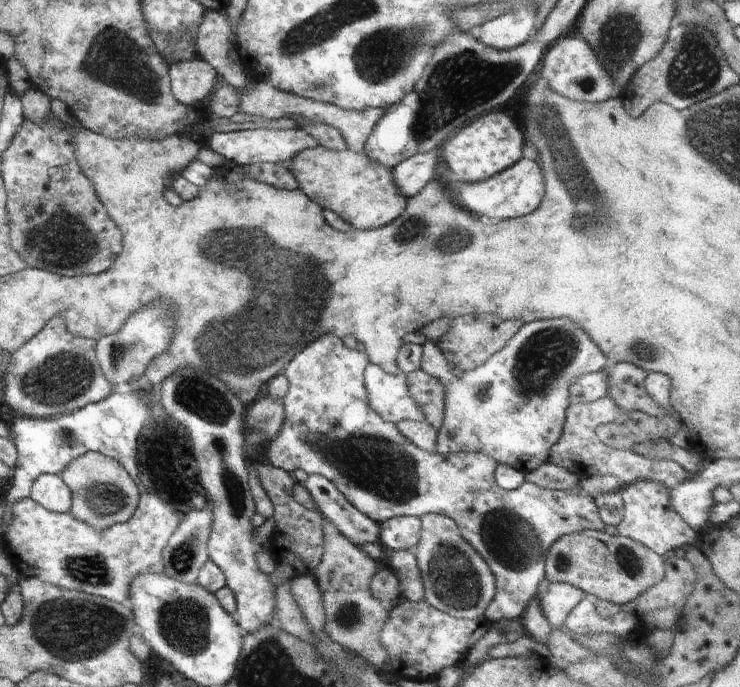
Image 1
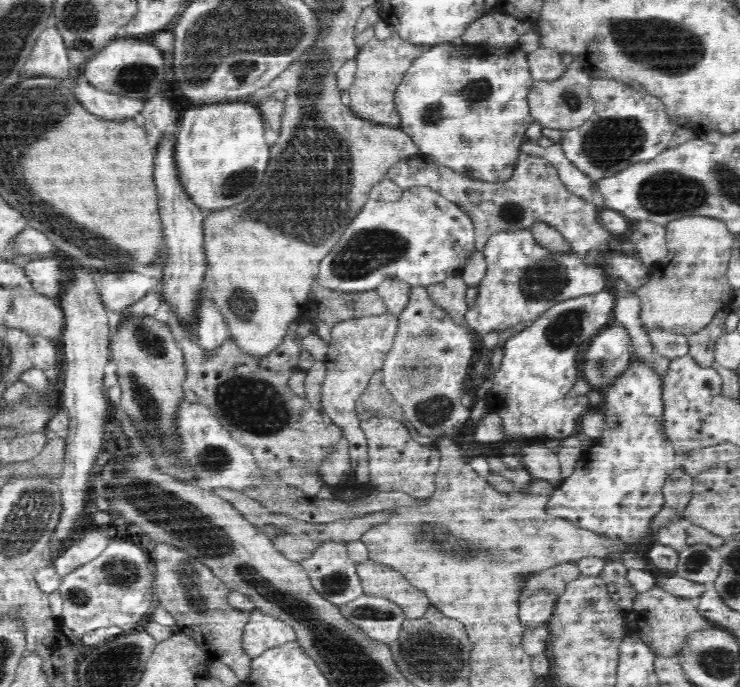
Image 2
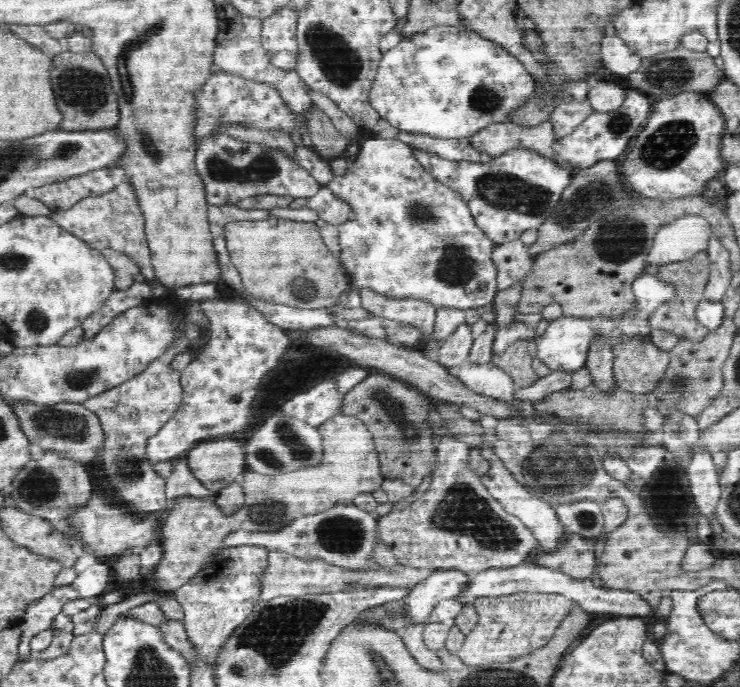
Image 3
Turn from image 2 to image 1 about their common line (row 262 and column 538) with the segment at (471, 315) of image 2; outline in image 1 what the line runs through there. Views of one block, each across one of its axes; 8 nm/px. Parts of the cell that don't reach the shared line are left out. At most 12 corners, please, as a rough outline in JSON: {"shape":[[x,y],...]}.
{"shape":[[330,332],[284,366],[265,449],[378,524],[452,518],[484,558],[490,623],[520,619],[594,497],[417,448],[368,404],[368,356]]}

